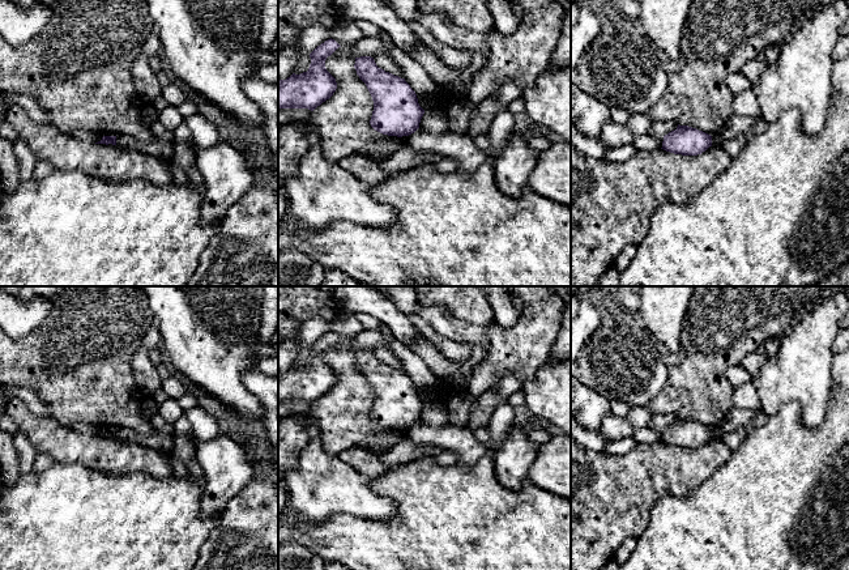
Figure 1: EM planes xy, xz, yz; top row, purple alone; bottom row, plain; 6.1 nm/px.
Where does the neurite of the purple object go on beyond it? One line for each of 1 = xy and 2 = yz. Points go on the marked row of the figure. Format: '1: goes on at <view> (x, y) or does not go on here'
1: does not go on here
2: does not go on here

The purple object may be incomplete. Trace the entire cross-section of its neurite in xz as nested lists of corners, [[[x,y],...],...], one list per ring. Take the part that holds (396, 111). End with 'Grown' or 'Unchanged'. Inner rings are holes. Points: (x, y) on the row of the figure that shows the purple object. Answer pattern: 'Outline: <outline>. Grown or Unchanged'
Outline: [[[371,56],[355,58],[354,68],[374,101],[371,127],[388,136],[402,137],[414,133],[424,110],[405,78],[379,68]]]. Unchanged

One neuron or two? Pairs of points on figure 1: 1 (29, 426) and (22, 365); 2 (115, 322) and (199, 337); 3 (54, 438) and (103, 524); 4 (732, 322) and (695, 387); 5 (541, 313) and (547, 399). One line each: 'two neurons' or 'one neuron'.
1: two neurons
2: two neurons
3: two neurons
4: one neuron
5: two neurons

